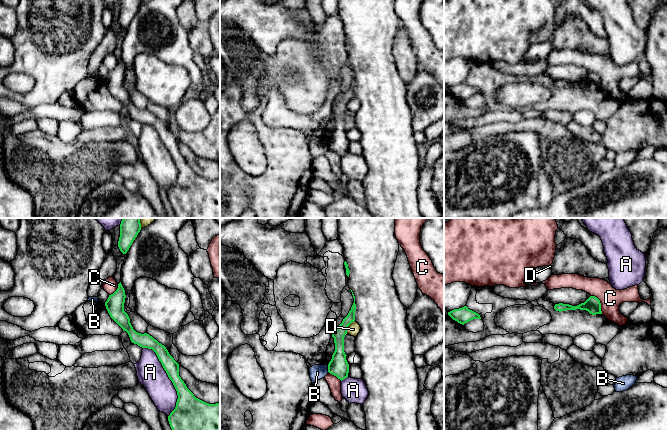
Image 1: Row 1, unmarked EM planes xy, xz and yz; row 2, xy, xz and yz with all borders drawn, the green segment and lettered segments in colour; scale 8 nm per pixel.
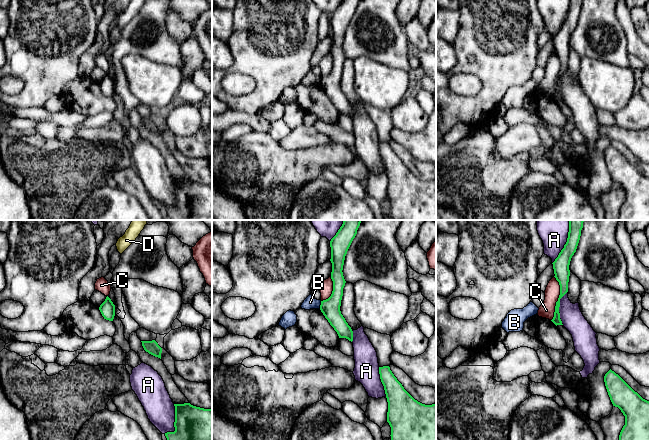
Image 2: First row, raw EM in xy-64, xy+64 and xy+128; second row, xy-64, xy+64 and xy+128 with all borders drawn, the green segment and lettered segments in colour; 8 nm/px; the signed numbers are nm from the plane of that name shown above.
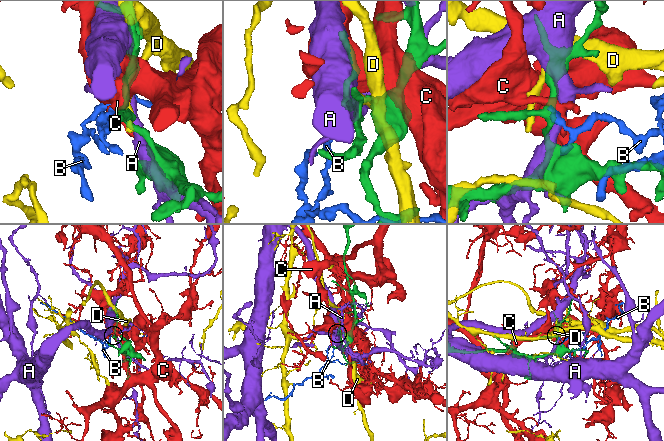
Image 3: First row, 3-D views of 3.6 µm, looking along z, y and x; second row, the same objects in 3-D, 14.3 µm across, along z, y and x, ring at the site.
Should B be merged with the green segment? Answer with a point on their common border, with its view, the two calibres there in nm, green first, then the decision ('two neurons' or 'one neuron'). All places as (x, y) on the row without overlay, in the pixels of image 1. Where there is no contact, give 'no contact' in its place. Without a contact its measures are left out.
contact xz (328, 145); calibres 160 and 120 nm; two neurons

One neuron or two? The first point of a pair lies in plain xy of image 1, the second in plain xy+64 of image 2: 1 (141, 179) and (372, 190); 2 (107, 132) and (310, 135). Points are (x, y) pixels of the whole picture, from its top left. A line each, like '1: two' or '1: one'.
1: two
2: one

